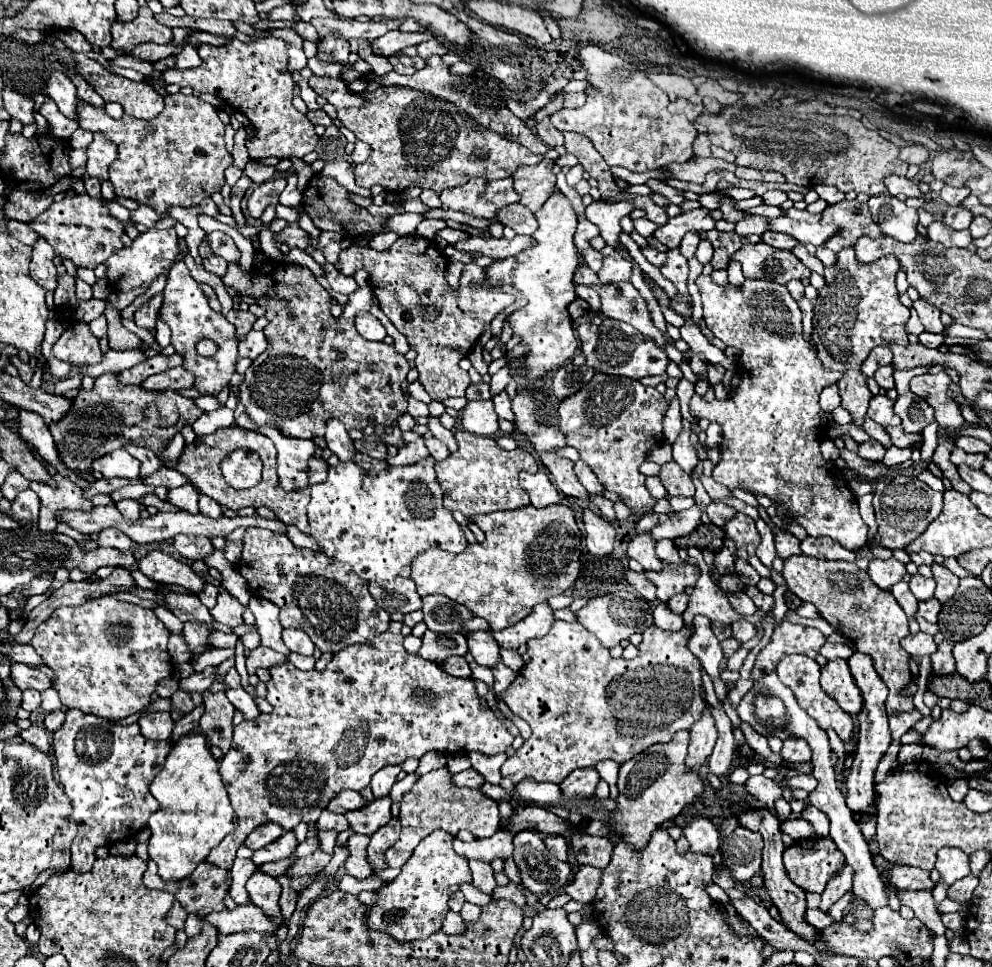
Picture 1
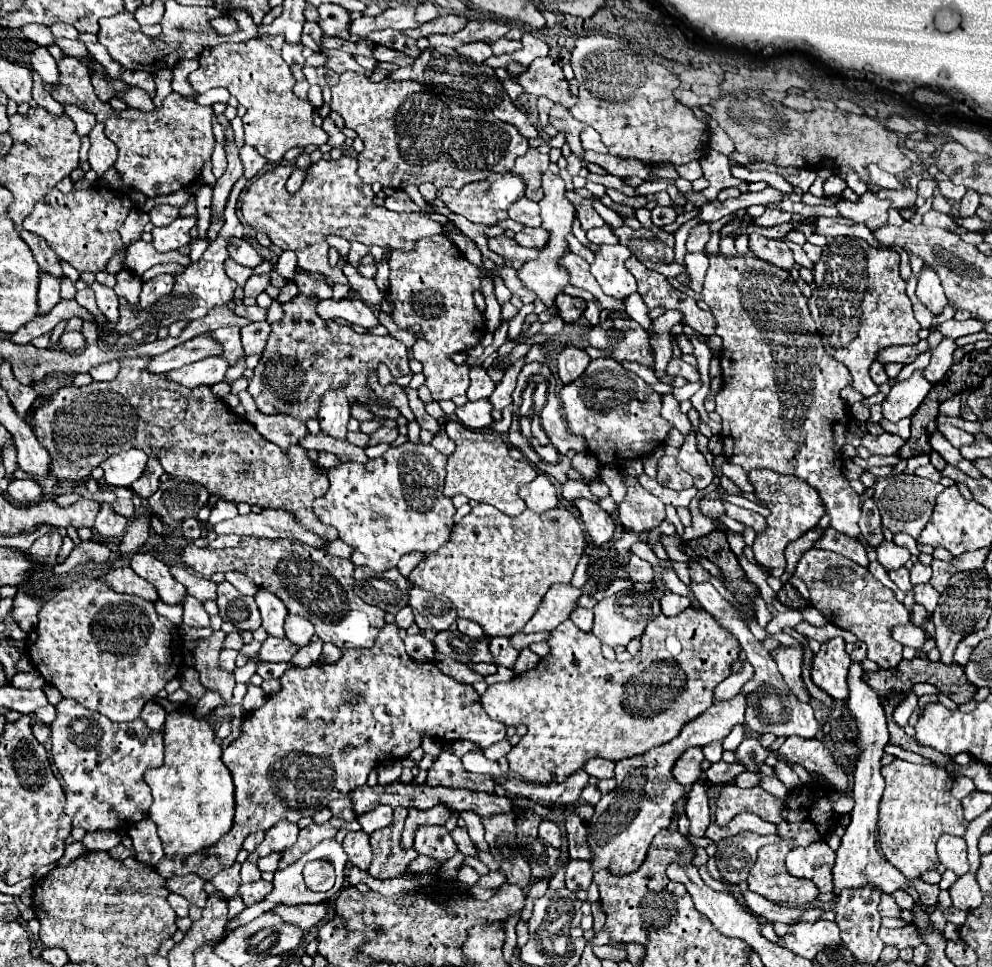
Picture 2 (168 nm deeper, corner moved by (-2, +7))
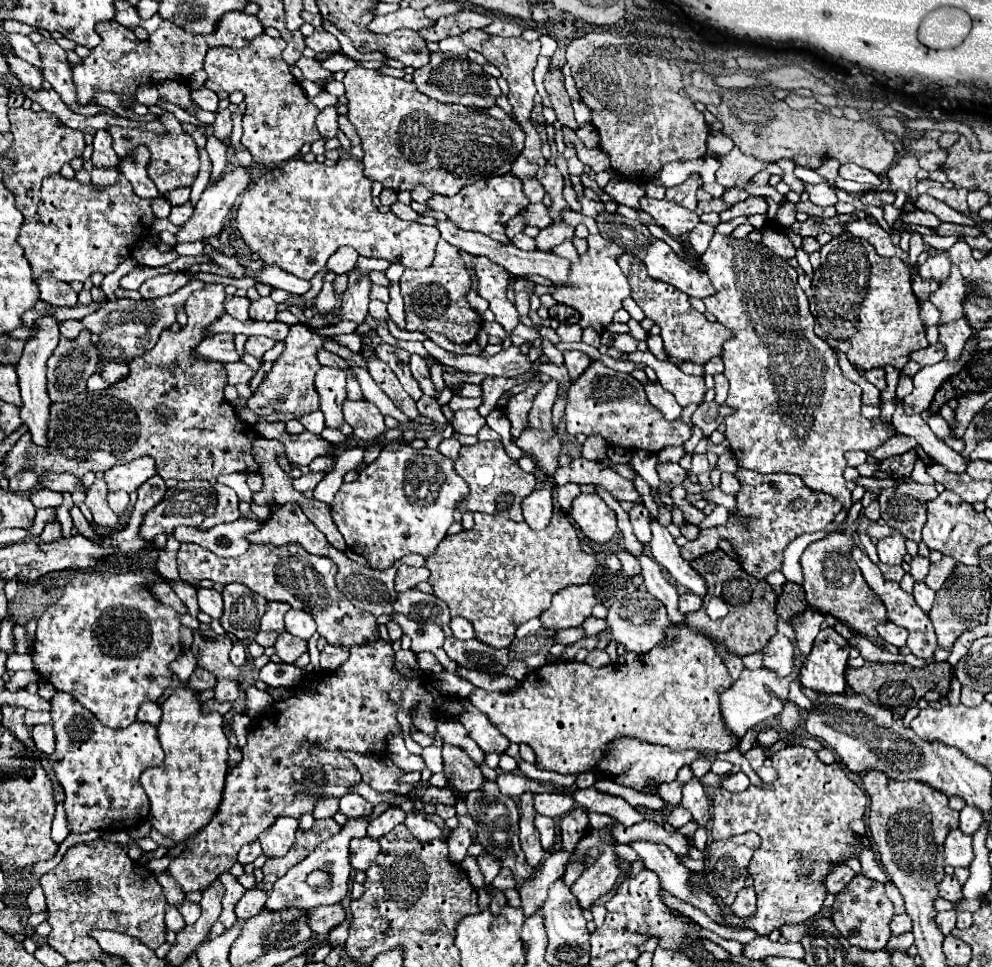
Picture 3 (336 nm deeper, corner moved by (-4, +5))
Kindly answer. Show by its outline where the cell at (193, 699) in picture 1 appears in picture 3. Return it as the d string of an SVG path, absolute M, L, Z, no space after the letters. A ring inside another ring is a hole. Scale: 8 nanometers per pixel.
M196 667L190 681L188 681L188 687L194 689L194 691L204 691L204 689L214 689L216 685L216 677L210 675L208 671L204 671L202 667Z

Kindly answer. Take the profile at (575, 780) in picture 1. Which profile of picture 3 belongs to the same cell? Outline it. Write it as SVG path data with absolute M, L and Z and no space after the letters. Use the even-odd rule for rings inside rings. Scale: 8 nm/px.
M538 793L534 795L534 807L540 815L560 817L574 807L574 799L564 793Z

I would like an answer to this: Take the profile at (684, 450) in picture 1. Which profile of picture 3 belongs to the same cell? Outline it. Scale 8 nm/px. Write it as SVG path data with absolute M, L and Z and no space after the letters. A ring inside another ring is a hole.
M648 381L644 389L646 389L646 395L648 395L648 401L650 401L662 415L666 415L666 419L674 421L674 419L680 417L682 407L676 403L674 395L672 395L670 391L666 391L660 383L650 383L650 381Z

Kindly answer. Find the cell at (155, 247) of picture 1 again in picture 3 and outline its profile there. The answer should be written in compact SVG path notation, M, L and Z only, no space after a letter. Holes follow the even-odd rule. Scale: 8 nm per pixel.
M236 167L234 171L224 173L218 183L210 185L194 207L192 217L178 229L176 243L198 241L216 235L224 227L228 211L234 207L236 197L246 189L248 181L250 173L246 169L242 171L242 167Z

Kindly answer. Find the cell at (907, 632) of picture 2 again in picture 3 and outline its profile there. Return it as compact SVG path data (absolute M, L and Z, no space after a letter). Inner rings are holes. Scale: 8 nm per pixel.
M886 623L886 625L880 625L876 627L880 637L884 641L888 641L890 645L896 645L896 647L904 647L906 645L906 639L908 639L908 631L904 631L902 627L896 627L894 623Z

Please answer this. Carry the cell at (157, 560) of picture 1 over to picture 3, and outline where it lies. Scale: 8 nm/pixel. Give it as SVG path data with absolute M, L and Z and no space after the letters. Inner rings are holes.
M198 587L198 605L212 619L220 619L220 615L222 615L222 595L216 589Z

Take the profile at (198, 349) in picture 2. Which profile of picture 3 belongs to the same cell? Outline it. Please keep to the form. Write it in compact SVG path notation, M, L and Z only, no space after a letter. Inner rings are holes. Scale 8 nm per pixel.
M218 333L214 337L204 337L200 345L196 345L194 355L204 361L218 361L218 363L230 363L238 361L238 353L234 349L234 335L230 333Z

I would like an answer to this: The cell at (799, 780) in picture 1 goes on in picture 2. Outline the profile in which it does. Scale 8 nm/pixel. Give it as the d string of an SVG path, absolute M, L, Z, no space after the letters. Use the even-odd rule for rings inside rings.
M744 771L744 773L740 773L740 775L734 779L734 783L736 783L738 787L742 787L742 789L746 789L746 787L756 787L756 785L758 785L758 773Z

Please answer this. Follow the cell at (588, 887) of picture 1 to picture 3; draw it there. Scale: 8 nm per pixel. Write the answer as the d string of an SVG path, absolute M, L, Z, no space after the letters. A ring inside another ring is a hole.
M570 861L568 867L566 867L566 873L564 873L564 883L568 883L568 887L572 883L576 883L576 879L582 875L586 863L584 861Z

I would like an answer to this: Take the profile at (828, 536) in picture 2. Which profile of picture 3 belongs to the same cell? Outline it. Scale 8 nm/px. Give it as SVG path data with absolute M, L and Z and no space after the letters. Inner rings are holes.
M852 547L852 557L854 561L858 563L858 567L862 569L862 575L864 579L868 581L868 585L874 589L874 593L882 599L882 603L886 605L886 615L888 615L888 621L892 621L894 625L900 625L904 629L908 629L908 647L910 651L916 655L916 657L922 657L922 659L930 659L938 647L936 643L936 633L934 633L934 627L932 627L932 621L928 619L928 613L924 613L920 609L920 605L914 601L914 597L910 593L904 593L900 589L898 583L892 583L892 581L886 581L878 569L878 565L874 565L870 561L870 557L860 549L860 547Z

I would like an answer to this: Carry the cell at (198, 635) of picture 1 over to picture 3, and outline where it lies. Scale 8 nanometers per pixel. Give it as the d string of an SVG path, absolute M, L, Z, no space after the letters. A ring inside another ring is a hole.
M174 583L172 585L172 589L174 589L174 593L180 597L180 601L188 607L188 615L192 615L192 617L198 617L198 613L200 613L200 607L198 607L198 603L196 603L196 587L194 585L188 585L188 583Z

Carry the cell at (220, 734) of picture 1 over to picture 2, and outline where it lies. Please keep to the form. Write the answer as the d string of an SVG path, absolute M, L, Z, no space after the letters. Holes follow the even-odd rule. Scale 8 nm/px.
M214 631L210 637L200 639L194 649L194 667L200 673L200 683L206 689L218 689L224 701L230 701L234 689L234 673L228 673L220 667L220 651L224 637L224 631Z

